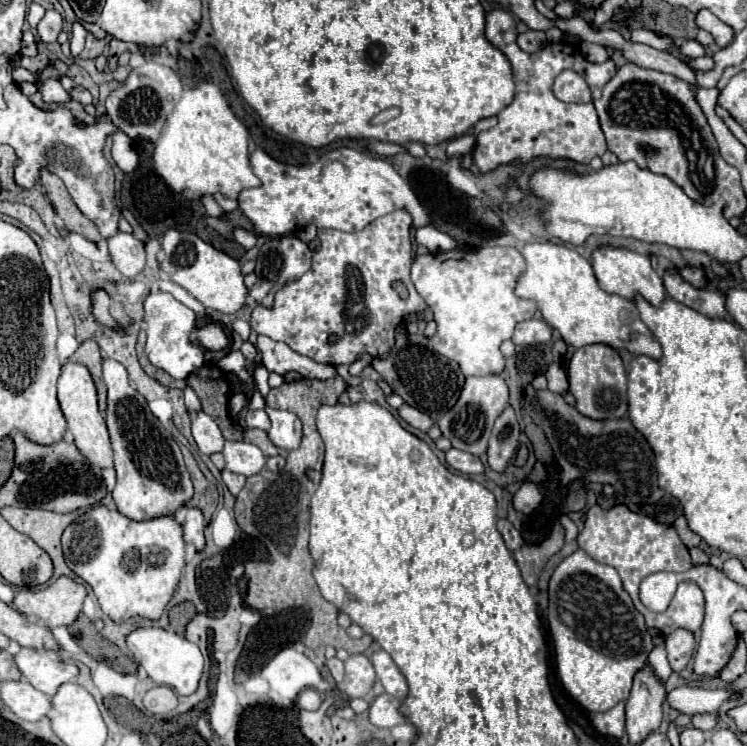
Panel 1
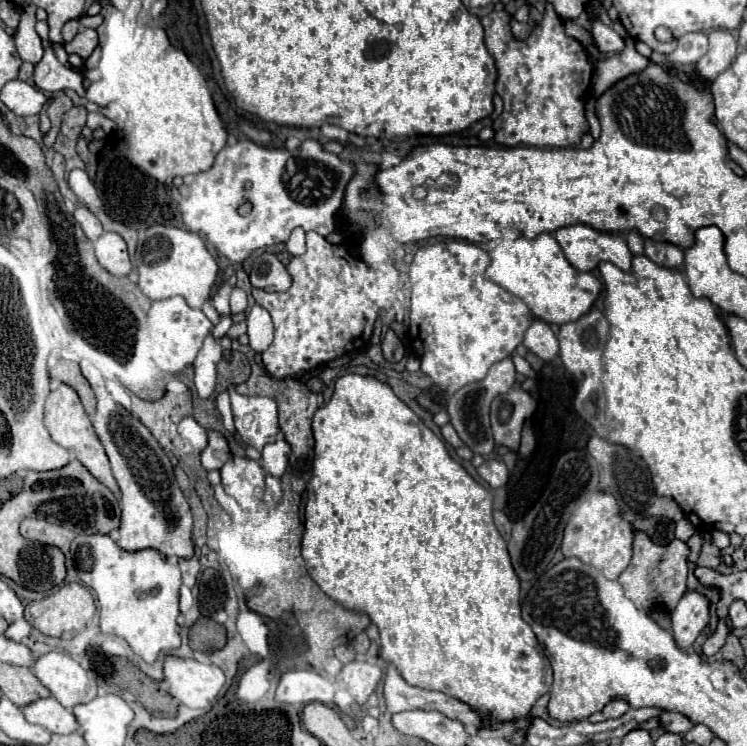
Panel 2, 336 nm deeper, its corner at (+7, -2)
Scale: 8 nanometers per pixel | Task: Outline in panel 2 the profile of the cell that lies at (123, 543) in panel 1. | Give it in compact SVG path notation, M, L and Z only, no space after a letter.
M79 534L71 542L71 558L75 562L81 582L97 594L99 626L103 634L111 634L111 636L119 636L127 640L131 650L149 664L155 662L159 654L165 654L181 644L179 626L177 626L177 616L179 616L177 596L179 596L179 586L181 586L181 572L165 556L161 556L153 548L145 548L137 552L123 550L121 546L117 546L117 542L109 534Z

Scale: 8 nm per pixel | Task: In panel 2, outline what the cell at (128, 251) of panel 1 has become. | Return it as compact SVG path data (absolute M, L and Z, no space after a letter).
M103 232L97 242L97 260L99 264L115 276L127 276L131 272L131 260L125 240L117 232Z

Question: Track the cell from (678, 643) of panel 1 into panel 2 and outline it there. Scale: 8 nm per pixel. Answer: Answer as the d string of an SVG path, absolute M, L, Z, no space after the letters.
M687 592L671 614L671 630L679 648L691 646L709 622L709 602L697 592Z

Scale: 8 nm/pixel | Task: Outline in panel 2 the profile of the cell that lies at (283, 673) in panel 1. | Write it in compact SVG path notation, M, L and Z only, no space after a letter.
M289 670L279 680L275 700L293 706L305 706L307 702L323 702L331 706L333 694L335 688L325 676L311 670Z

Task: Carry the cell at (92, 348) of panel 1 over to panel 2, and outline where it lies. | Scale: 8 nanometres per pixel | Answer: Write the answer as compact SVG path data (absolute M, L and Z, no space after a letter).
M61 360L57 362L53 368L51 368L51 378L57 378L59 382L65 382L69 386L73 386L87 410L87 414L95 414L95 394L89 386L89 382L85 380L85 376L81 374L81 368L79 364L75 362L67 362L67 360Z

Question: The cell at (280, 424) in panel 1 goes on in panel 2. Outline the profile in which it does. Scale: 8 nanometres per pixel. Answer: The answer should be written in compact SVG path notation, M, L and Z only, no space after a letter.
M277 438L275 442L267 444L261 452L261 458L265 462L265 472L269 472L275 478L281 478L287 468L289 452L291 452L291 446L283 438Z

